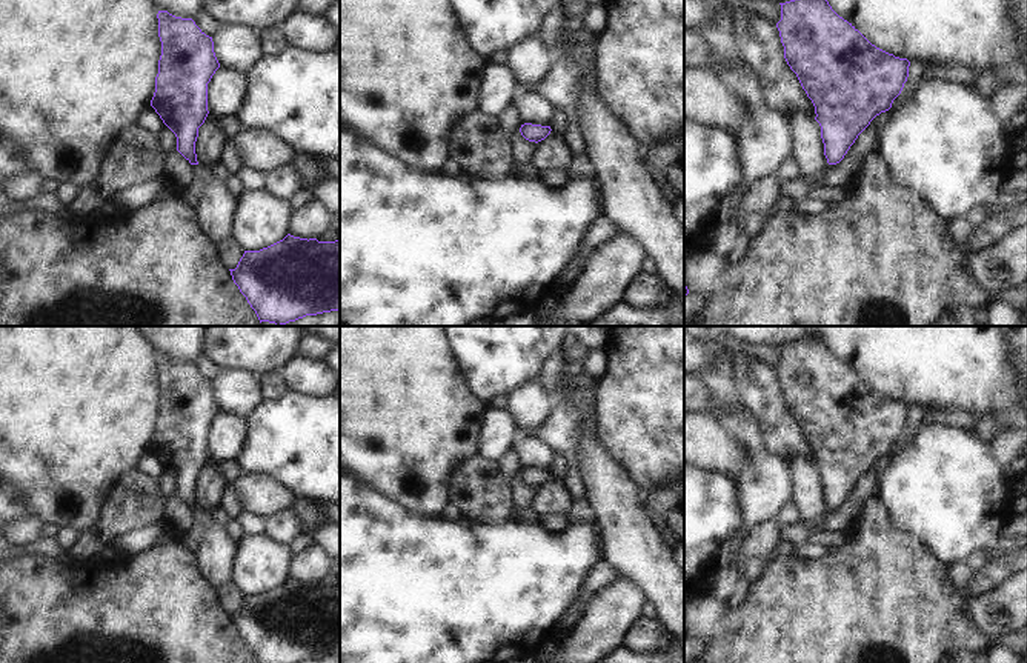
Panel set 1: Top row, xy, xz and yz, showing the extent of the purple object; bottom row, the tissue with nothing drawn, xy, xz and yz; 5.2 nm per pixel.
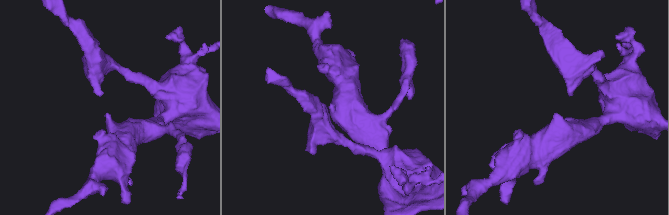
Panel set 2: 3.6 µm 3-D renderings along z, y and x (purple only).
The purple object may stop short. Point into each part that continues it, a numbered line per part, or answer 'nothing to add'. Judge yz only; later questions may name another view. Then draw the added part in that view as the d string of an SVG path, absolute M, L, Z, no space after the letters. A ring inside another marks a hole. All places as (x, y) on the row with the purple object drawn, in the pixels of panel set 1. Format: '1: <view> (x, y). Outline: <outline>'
nothing to add.

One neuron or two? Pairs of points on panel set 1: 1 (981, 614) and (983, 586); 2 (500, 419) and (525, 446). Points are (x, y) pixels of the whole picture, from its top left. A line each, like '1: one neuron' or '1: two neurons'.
1: two neurons
2: two neurons

